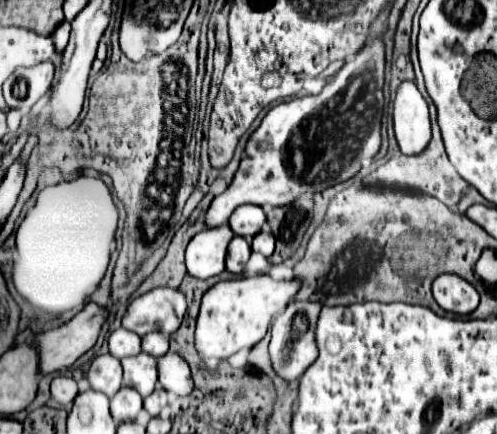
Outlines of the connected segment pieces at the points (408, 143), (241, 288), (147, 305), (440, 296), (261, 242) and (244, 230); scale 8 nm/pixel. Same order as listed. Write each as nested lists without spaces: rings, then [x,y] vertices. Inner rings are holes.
[[[403,82],[397,88],[393,124],[399,148],[405,156],[421,154],[431,140],[429,108],[415,82]]]
[[[257,274],[247,278],[235,278],[215,284],[207,294],[203,294],[197,330],[195,330],[195,346],[201,358],[229,358],[231,354],[253,348],[271,324],[271,318],[285,310],[285,306],[295,298],[301,288],[299,278],[275,280],[269,274]]]
[[[155,288],[137,296],[123,316],[123,328],[139,336],[149,332],[173,334],[185,316],[187,302],[177,288]]]
[[[439,274],[433,280],[435,302],[455,314],[471,314],[479,306],[479,292],[457,274]]]
[[[265,226],[255,238],[253,238],[253,252],[259,252],[263,256],[271,256],[275,248],[275,236],[271,234],[271,230]]]
[[[239,206],[229,218],[229,226],[243,238],[253,238],[265,224],[265,212],[261,206]]]

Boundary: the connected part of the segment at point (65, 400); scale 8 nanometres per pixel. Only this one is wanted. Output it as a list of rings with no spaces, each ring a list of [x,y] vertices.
[[[57,376],[51,382],[51,396],[55,402],[59,402],[61,406],[67,406],[73,402],[73,398],[77,396],[77,382],[69,376]]]

